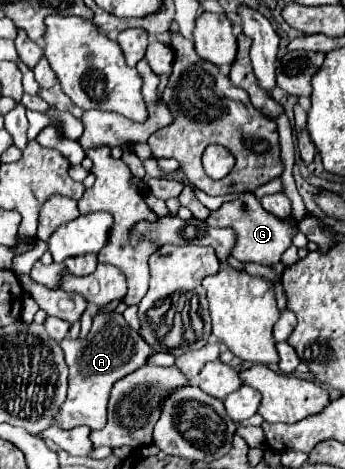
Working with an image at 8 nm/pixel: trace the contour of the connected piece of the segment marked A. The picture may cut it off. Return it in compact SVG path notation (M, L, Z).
M103 309L93 315L93 327L85 341L65 337L59 345L65 351L65 361L69 365L69 393L57 415L57 425L63 429L77 425L103 429L107 425L107 399L113 383L139 369L151 355L151 347L127 325L123 315L115 311L105 313Z

